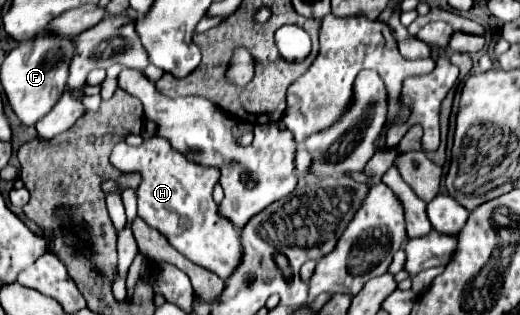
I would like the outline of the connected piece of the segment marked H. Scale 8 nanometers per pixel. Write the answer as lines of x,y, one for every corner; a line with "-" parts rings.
149,138
137,148
121,142
113,148
109,161
121,172
141,172
143,180
136,189
139,196
137,216
151,228
165,234
173,248
195,264
215,272
223,280
229,276
229,272
233,272
233,268
237,268
237,260
241,258
241,242
237,240
235,226
231,226
231,220
219,214
213,200
213,186
219,180
215,168
189,164
185,156
173,152
165,140
157,138

